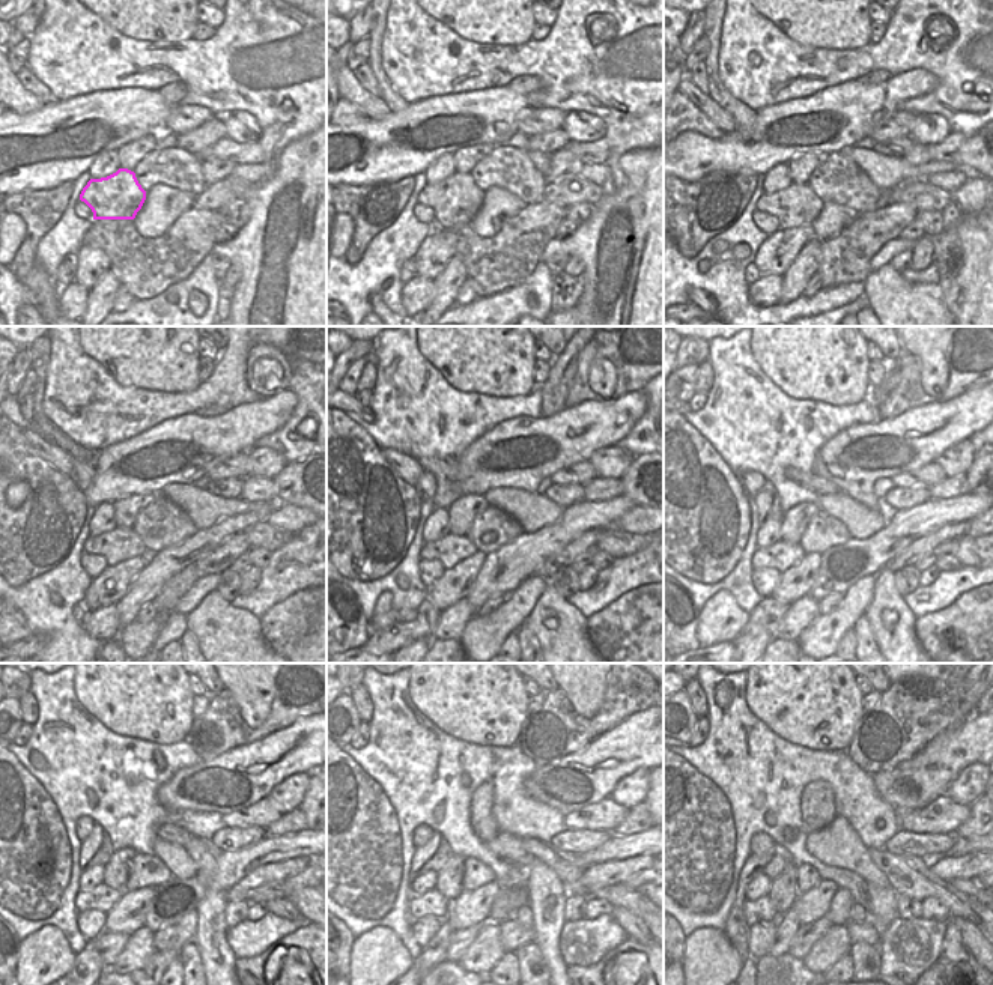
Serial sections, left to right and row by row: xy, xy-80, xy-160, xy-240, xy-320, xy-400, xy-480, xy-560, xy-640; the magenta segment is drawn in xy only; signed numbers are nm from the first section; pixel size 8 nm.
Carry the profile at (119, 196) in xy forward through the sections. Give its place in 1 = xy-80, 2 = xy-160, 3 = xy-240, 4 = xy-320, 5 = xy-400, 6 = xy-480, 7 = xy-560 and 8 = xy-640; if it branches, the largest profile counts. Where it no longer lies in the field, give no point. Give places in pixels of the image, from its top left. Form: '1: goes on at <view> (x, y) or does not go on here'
1: goes on at xy-80 (455, 200)
2: goes on at xy-160 (798, 205)
3: goes on at xy-240 (122, 543)
4: goes on at xy-320 (452, 549)
5: goes on at xy-400 (781, 555)
6: goes on at xy-480 (103, 898)
7: goes on at xy-560 (432, 903)
8: goes on at xy-640 (754, 912)

